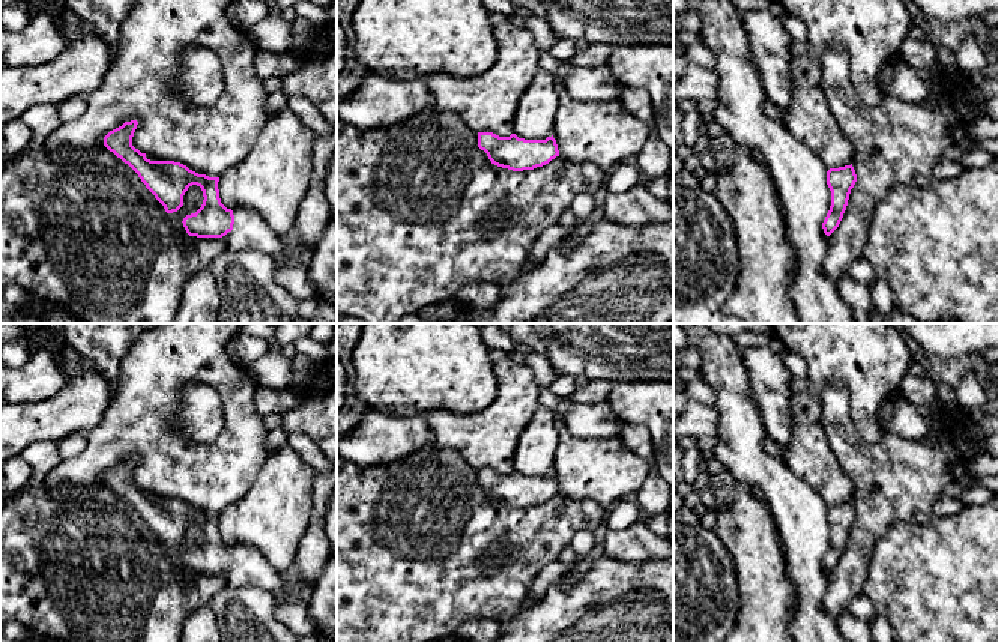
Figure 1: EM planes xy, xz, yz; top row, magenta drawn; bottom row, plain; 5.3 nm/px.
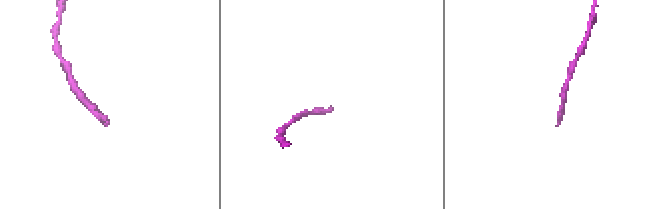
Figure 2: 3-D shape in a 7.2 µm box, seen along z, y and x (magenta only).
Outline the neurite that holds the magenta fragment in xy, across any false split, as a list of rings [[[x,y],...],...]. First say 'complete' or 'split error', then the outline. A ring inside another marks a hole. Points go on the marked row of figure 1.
split error; [[[125,122],[122,126],[110,131],[104,137],[104,146],[128,164],[164,206],[167,213],[177,212],[183,206],[183,195],[189,186],[197,185],[203,191],[201,207],[183,218],[183,227],[189,236],[197,238],[225,238],[225,250],[228,251],[259,251],[271,256],[277,263],[286,262],[286,251],[280,236],[250,207],[227,209],[219,198],[219,177],[209,177],[189,170],[186,165],[174,161],[150,161],[132,146],[132,137],[138,122]]]

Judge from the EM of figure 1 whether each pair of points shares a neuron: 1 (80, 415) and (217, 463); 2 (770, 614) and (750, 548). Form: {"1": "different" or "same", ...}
{"1": "different", "2": "same"}

